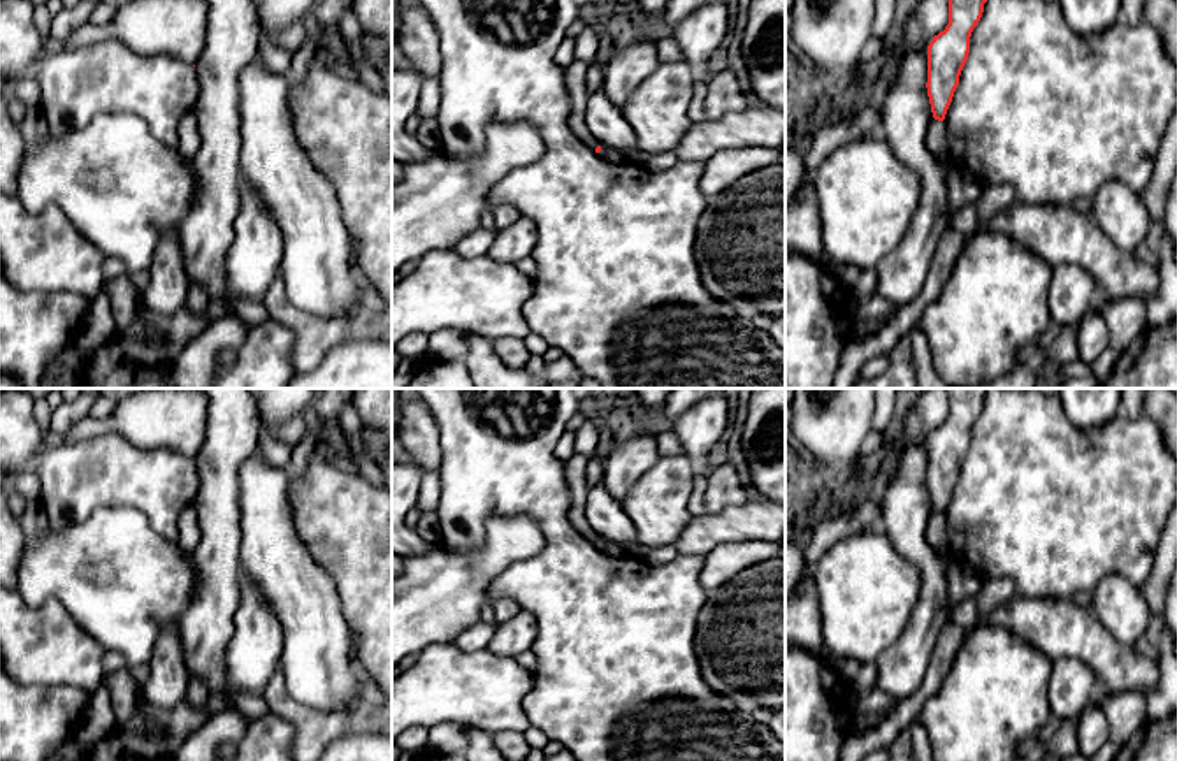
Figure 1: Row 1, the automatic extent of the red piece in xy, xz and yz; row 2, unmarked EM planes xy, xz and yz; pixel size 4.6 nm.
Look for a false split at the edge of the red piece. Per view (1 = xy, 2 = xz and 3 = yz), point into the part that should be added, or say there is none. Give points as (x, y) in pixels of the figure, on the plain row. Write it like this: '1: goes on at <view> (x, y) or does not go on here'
1: does not go on here
2: does not go on here
3: does not go on here

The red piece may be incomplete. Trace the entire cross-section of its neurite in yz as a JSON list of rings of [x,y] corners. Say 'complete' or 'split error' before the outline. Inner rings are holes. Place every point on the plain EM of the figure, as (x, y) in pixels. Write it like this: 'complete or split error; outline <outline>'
complete; outline [[[945,388],[949,418],[928,439],[928,490],[933,511],[945,513],[961,464],[968,453],[970,431],[982,411],[989,388]]]

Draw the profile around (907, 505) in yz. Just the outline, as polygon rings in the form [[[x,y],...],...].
[[[928,441],[899,455],[882,492],[884,533],[921,573],[921,596],[903,636],[875,663],[877,687],[896,701],[921,687],[935,643],[949,620],[947,573],[954,559],[949,552],[936,552],[926,540],[933,511],[926,476]]]

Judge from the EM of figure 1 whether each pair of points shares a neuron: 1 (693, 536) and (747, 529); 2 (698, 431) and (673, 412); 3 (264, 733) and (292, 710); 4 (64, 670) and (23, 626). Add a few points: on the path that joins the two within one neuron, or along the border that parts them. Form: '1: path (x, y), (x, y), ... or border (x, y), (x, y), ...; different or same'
1: path (707, 531), (733, 529); same
2: border (693, 406), (673, 422); different
3: border (269, 710), (292, 730), (294, 742); different
4: path (57, 659), (34, 637); same

